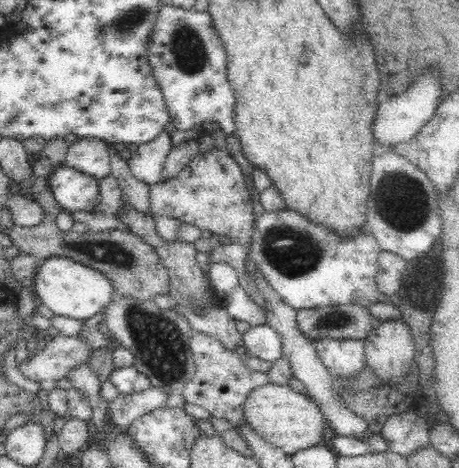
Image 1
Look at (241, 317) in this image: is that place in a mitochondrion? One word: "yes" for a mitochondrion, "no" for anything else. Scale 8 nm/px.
no

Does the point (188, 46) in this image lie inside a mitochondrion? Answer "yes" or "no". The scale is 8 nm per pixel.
yes

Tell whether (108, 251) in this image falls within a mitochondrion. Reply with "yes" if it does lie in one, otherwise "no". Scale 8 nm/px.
yes

